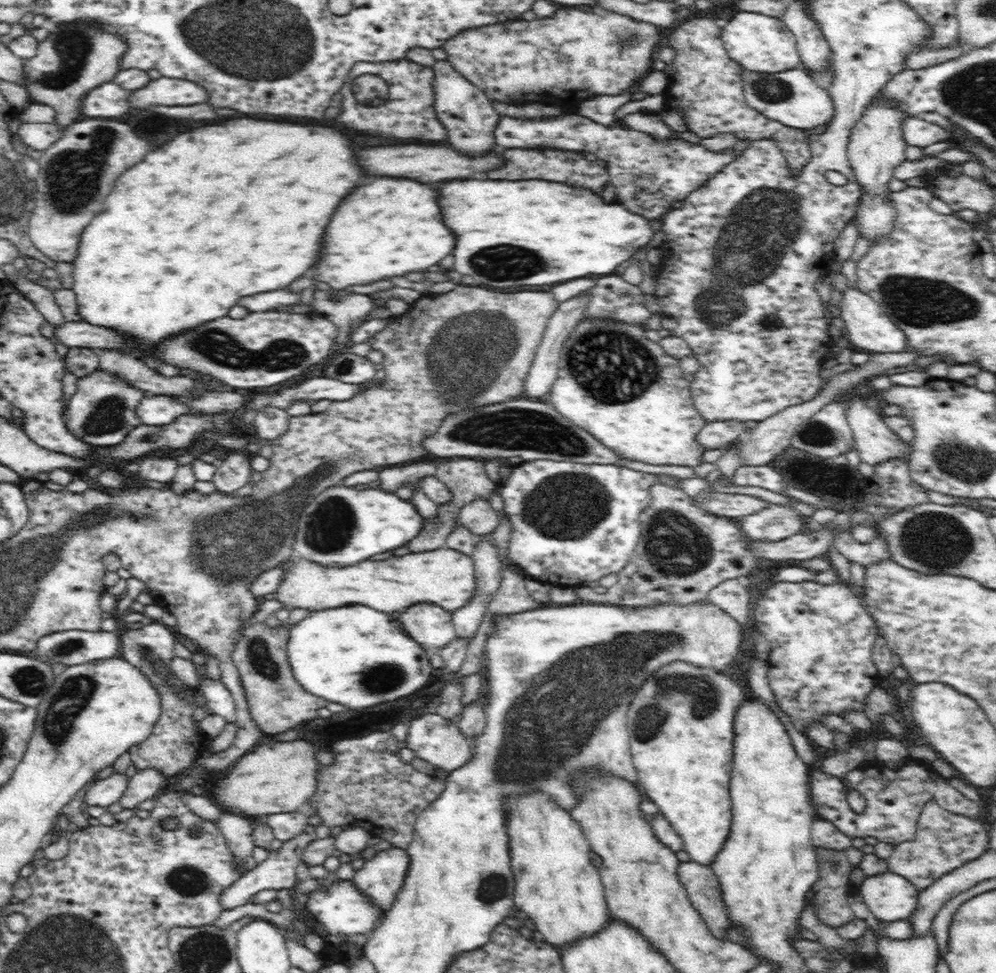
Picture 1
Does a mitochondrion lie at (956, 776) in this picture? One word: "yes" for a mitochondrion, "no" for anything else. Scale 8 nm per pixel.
no

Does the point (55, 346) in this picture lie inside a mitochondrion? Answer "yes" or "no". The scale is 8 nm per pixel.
no

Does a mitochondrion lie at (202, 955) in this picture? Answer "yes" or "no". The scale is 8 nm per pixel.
yes

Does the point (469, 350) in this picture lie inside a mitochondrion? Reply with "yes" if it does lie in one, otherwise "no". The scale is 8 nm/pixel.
yes

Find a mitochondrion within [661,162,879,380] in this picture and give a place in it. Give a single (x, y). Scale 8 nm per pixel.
(772, 213)

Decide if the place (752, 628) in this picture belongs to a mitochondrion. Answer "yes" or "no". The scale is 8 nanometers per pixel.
no

